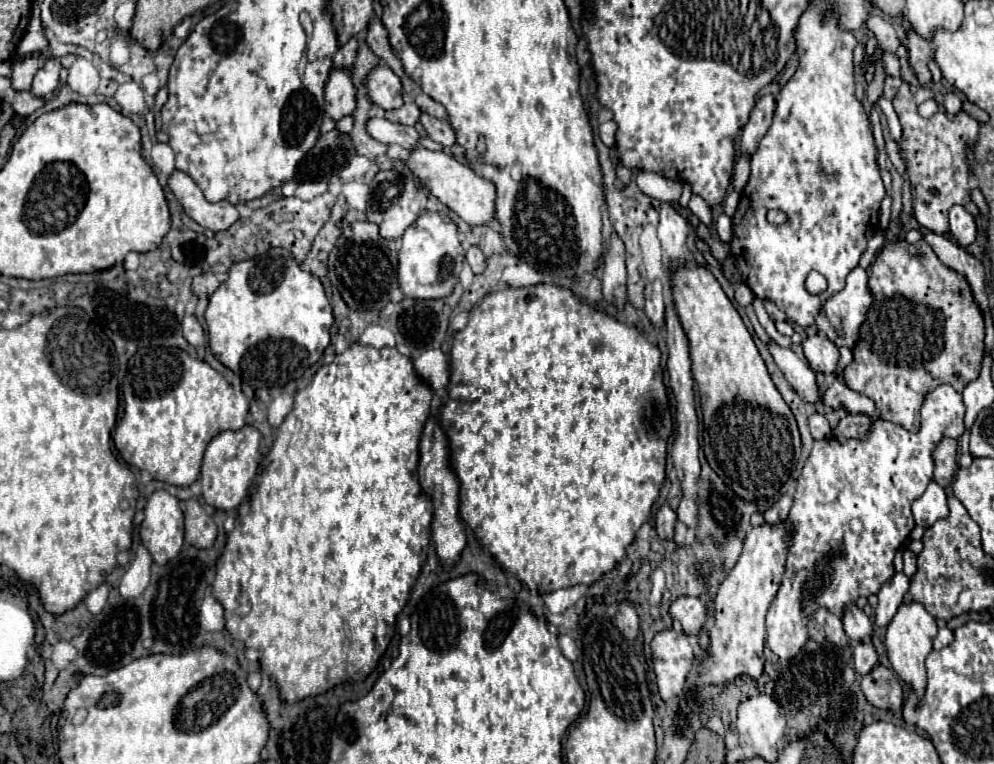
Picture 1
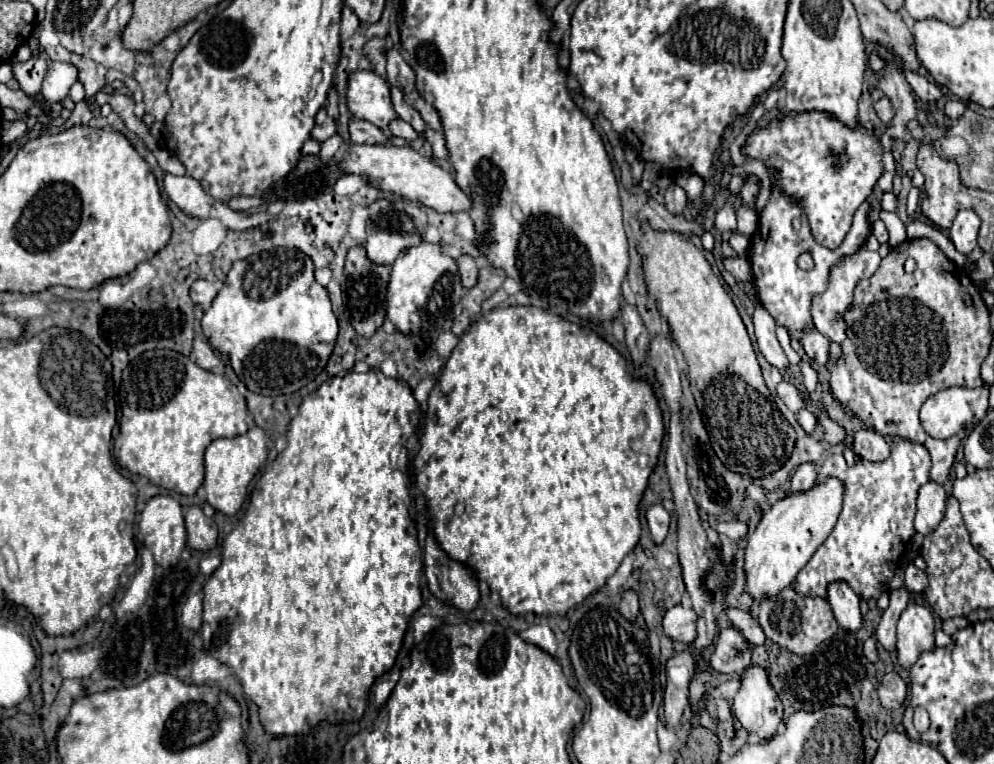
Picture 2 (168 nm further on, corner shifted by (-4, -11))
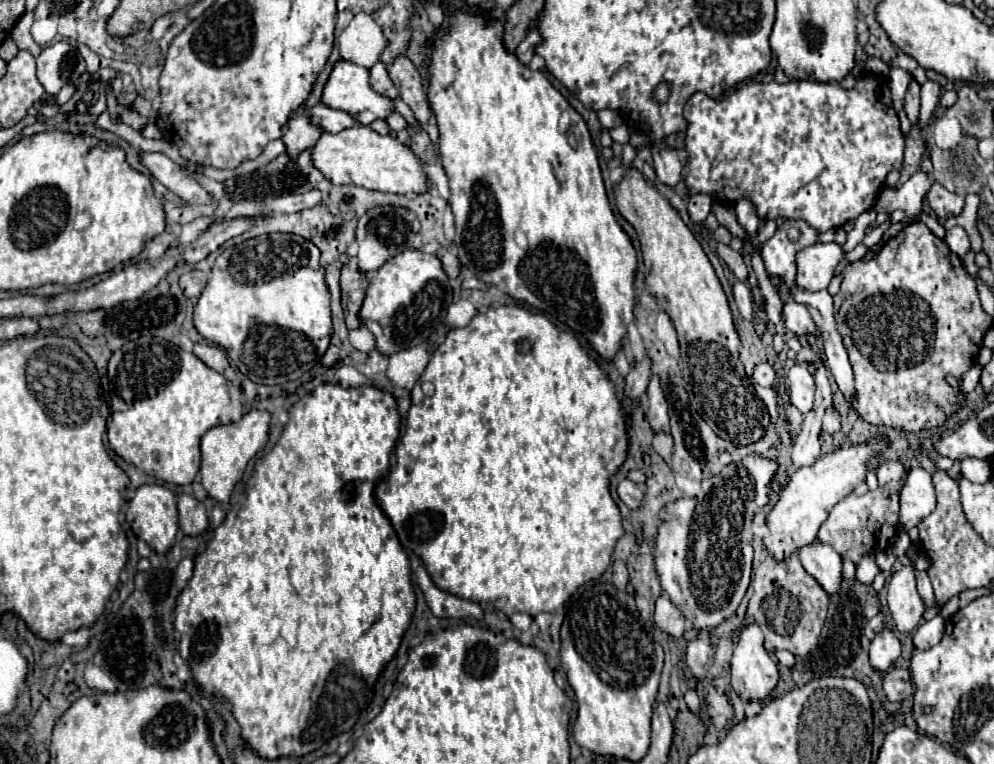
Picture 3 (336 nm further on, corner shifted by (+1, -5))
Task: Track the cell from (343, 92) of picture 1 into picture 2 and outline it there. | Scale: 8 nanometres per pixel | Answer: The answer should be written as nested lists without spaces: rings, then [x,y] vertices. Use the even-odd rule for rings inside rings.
[[[321,108],[315,116],[315,128],[311,130],[311,138],[317,142],[325,142],[327,138],[331,138],[333,134],[337,134],[337,124],[335,120],[331,120],[325,112],[325,108]]]

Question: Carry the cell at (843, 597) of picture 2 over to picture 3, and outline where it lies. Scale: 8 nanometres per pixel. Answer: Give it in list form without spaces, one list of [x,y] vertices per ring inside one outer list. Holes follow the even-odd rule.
[[[814,542],[798,550],[804,570],[816,578],[816,582],[826,590],[826,594],[836,594],[842,582],[842,558],[830,546]]]

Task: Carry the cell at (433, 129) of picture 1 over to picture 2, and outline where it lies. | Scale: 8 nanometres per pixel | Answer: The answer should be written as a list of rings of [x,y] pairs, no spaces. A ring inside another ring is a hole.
[[[395,86],[391,88],[391,102],[393,102],[393,108],[395,108],[395,112],[399,114],[399,118],[401,118],[401,120],[409,122],[417,132],[427,130],[427,124],[421,120],[419,112],[403,100],[403,92],[401,92],[399,88],[395,88]]]

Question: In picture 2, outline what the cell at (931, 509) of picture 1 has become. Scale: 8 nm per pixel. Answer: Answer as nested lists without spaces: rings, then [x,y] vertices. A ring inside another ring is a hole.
[[[929,480],[927,484],[923,484],[919,488],[919,496],[917,496],[917,516],[915,516],[915,530],[921,534],[931,534],[943,514],[945,514],[945,490],[941,484]]]

